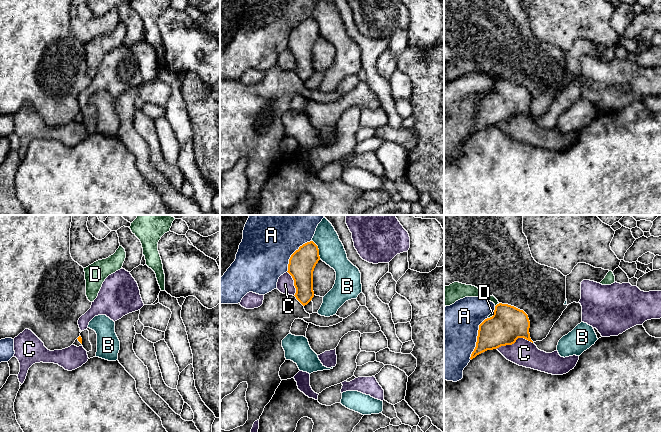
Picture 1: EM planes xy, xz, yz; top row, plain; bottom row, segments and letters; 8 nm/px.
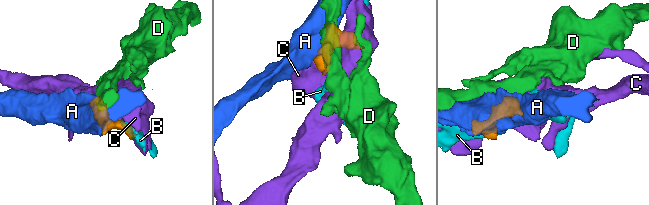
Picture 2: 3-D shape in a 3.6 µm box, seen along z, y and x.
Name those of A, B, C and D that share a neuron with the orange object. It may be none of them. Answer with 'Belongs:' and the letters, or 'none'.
Belongs: none

